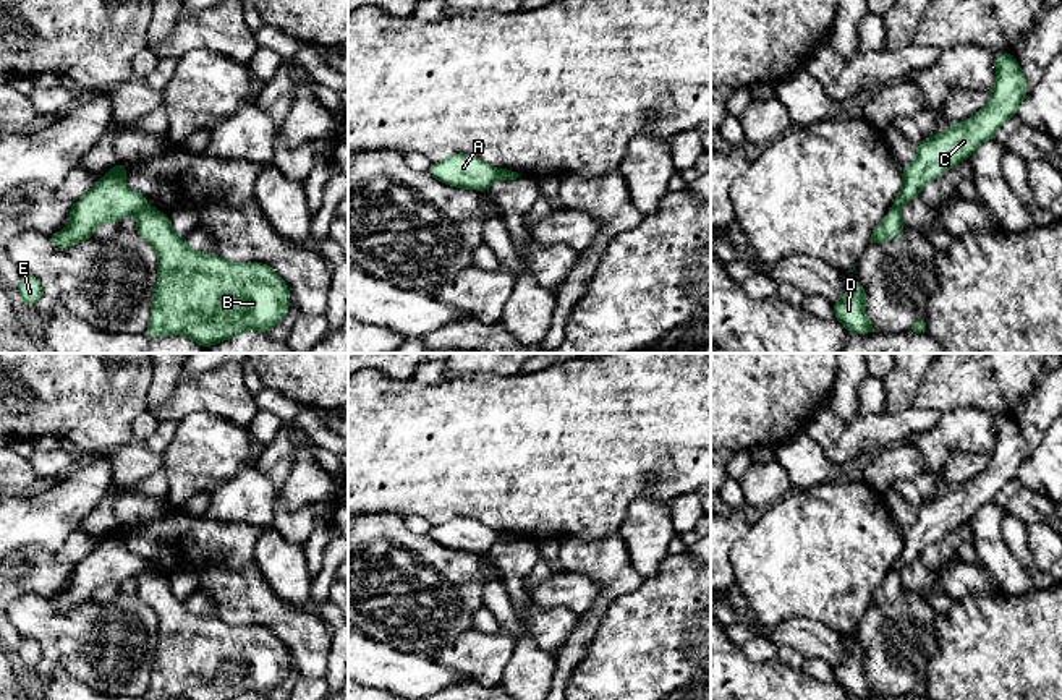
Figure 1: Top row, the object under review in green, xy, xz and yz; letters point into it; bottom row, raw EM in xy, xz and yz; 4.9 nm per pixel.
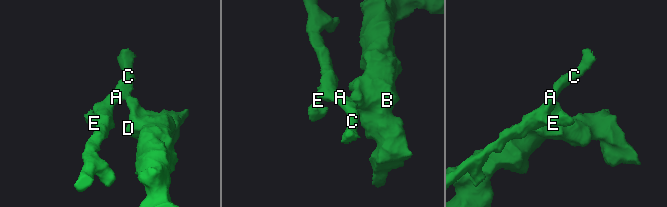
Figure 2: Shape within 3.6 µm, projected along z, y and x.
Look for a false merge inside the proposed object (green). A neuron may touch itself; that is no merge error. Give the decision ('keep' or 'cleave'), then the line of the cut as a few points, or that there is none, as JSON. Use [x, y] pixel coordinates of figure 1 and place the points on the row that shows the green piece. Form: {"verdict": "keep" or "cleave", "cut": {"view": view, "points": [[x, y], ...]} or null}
{"verdict": "cleave", "cut": {"view": "xy", "points": [[148, 204], [135, 213]]}}

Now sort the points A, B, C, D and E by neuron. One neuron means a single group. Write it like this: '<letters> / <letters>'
A C E / B D

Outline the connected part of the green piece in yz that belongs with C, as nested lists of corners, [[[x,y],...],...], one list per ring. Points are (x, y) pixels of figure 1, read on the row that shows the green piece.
[[[1010,50],[999,52],[996,65],[996,84],[988,104],[968,120],[950,125],[944,133],[924,138],[918,144],[916,159],[902,167],[903,186],[894,207],[900,209],[920,196],[926,183],[968,159],[981,143],[994,139],[999,126],[1017,115],[1020,102],[1028,96],[1025,71],[1018,68]]]

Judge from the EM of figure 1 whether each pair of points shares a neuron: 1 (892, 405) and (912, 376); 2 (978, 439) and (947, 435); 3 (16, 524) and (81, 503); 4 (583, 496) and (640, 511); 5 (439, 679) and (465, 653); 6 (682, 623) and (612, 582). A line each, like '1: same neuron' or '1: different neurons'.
1: same neuron
2: same neuron
3: same neuron
4: different neurons
5: different neurons
6: different neurons

